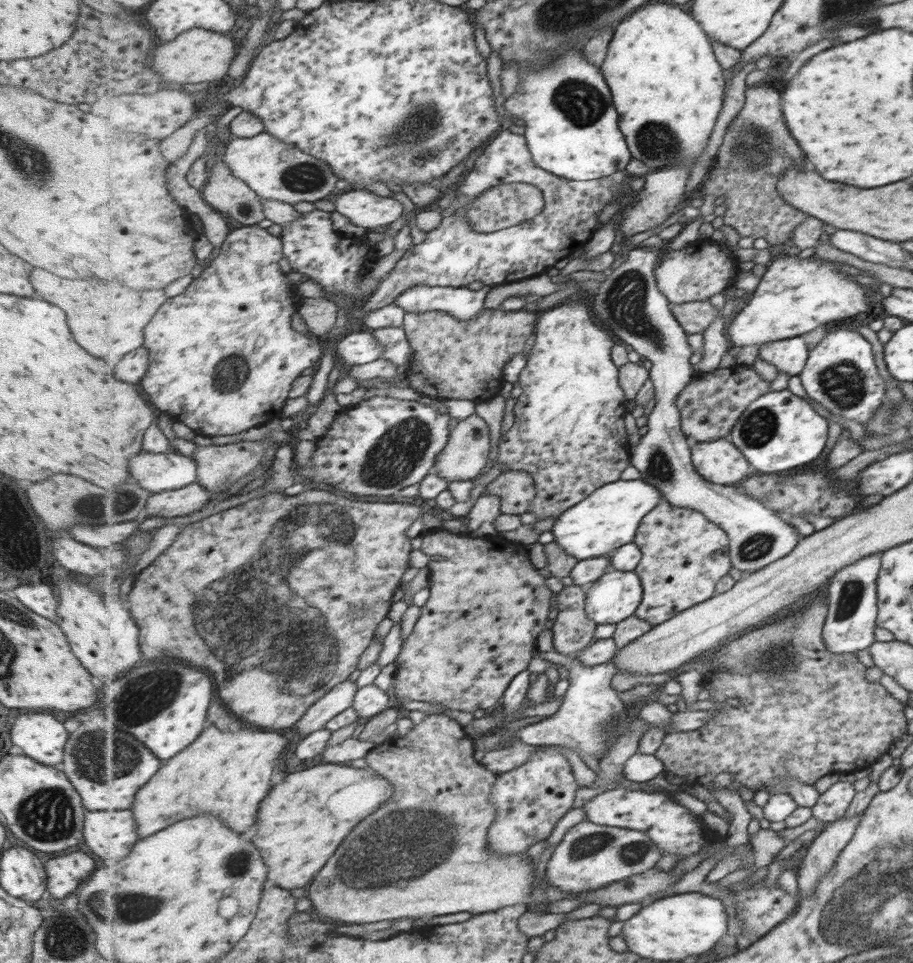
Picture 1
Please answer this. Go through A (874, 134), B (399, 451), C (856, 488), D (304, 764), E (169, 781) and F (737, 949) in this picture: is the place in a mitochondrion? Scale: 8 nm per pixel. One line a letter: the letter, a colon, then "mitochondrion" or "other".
A: other
B: mitochondrion
C: other
D: other
E: other
F: other

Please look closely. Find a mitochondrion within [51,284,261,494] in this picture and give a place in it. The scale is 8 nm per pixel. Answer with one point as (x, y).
(232, 378)

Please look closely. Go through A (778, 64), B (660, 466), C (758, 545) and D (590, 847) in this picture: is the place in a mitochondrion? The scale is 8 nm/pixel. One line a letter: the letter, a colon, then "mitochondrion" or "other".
A: other
B: mitochondrion
C: mitochondrion
D: mitochondrion

